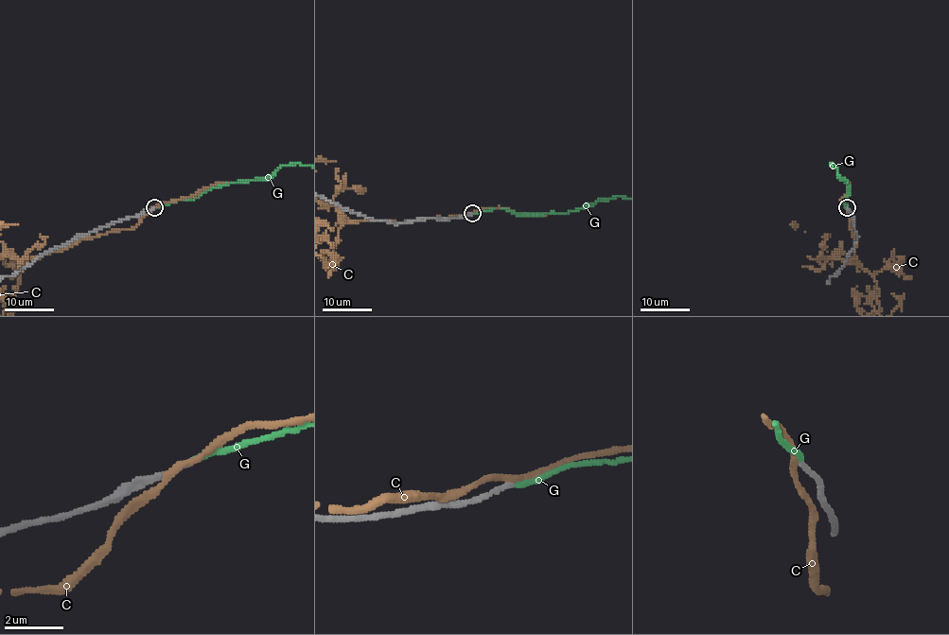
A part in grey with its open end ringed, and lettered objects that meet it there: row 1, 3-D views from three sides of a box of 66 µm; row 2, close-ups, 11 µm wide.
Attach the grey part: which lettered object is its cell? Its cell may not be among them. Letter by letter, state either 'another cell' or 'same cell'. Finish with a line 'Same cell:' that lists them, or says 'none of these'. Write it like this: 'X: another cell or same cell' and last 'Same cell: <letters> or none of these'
C: another cell
G: same cell
Same cell: G

